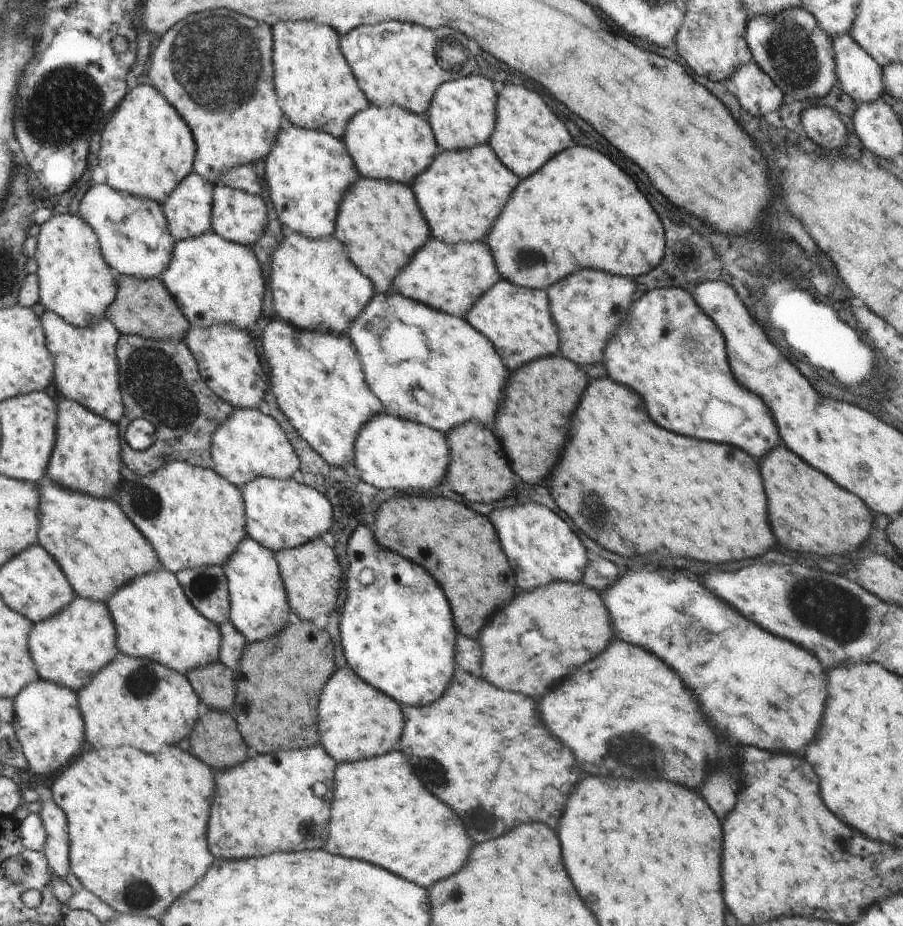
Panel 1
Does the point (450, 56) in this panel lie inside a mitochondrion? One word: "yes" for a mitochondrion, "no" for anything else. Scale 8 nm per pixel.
yes

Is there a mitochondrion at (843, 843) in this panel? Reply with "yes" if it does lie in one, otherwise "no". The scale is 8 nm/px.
yes

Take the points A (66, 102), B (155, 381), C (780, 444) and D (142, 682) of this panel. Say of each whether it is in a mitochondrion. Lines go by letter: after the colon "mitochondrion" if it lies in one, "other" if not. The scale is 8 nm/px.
A: mitochondrion
B: mitochondrion
C: other
D: mitochondrion

